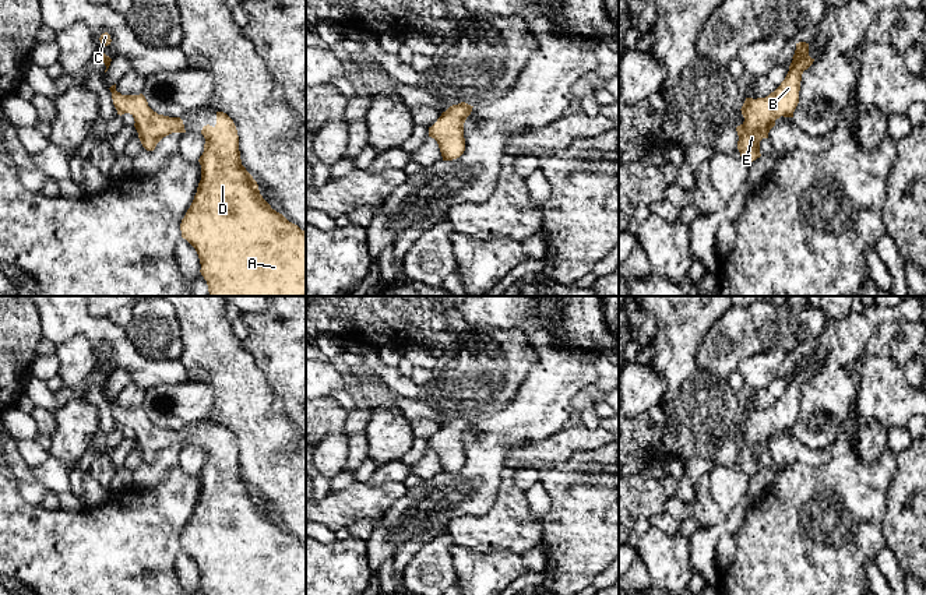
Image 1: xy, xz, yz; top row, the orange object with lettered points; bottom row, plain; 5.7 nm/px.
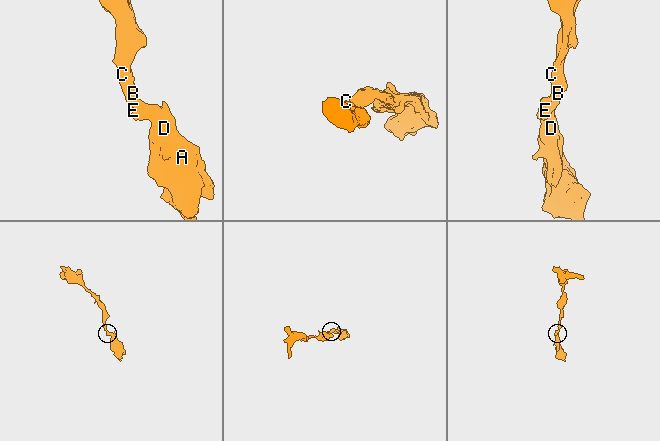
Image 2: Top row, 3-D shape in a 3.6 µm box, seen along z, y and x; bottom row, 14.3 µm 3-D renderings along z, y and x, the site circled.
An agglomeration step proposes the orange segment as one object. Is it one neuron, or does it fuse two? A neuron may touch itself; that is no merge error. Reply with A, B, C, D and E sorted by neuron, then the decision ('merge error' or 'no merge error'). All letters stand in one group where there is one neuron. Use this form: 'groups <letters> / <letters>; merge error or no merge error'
groups A B C D E; no merge error

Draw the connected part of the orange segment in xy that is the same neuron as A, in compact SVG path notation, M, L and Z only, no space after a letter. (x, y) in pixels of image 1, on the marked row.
M216 112L216 124L204 126L201 134L205 138L198 159L201 180L180 230L198 254L210 296L306 296L306 232L263 198L257 182L242 165L237 130L226 113Z

